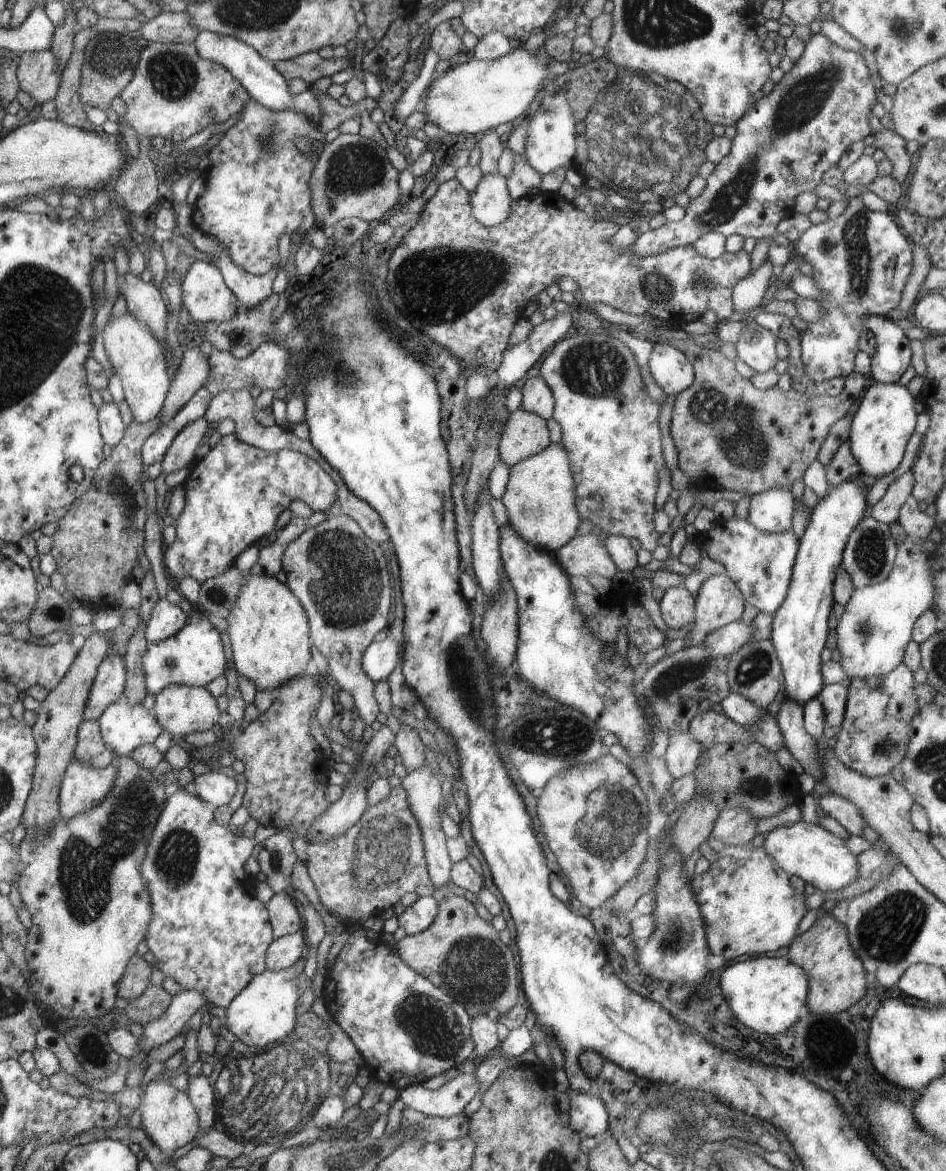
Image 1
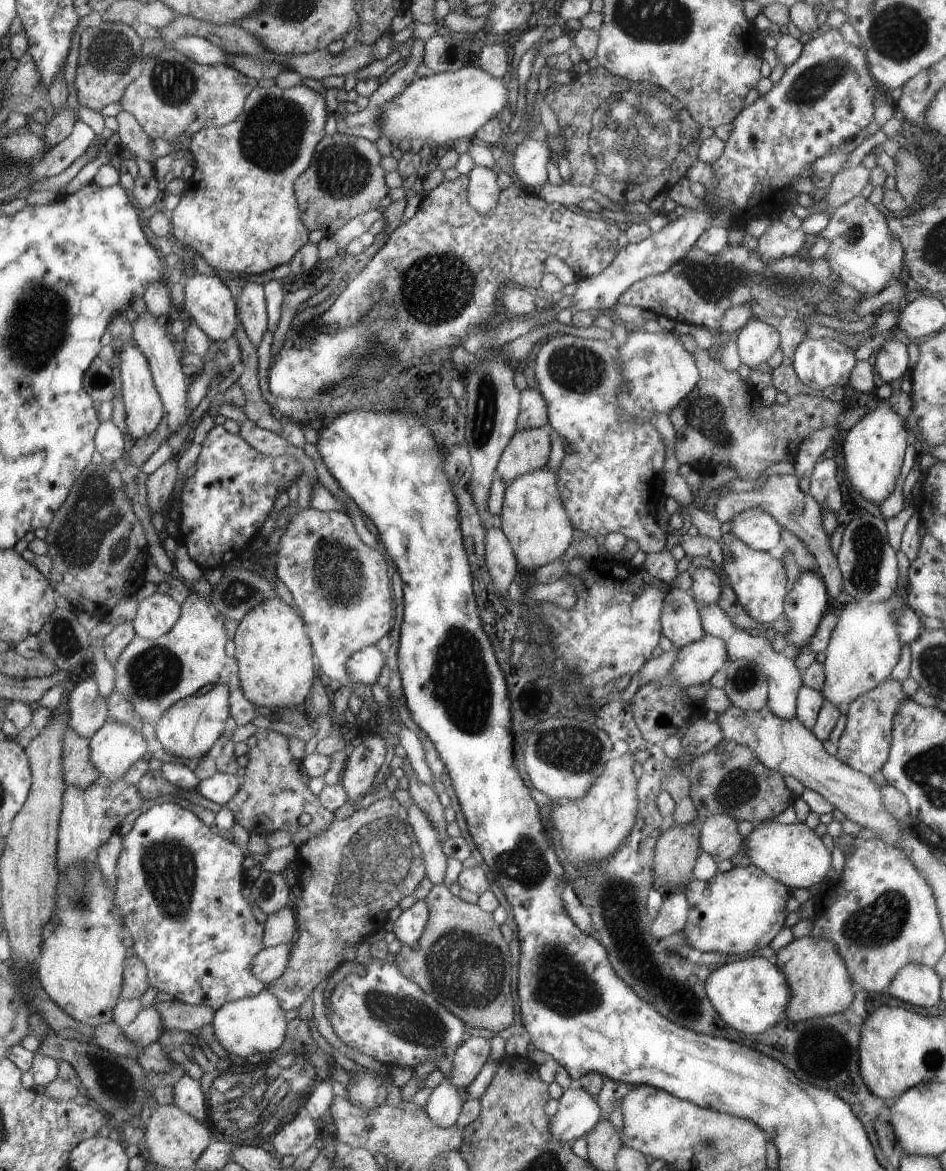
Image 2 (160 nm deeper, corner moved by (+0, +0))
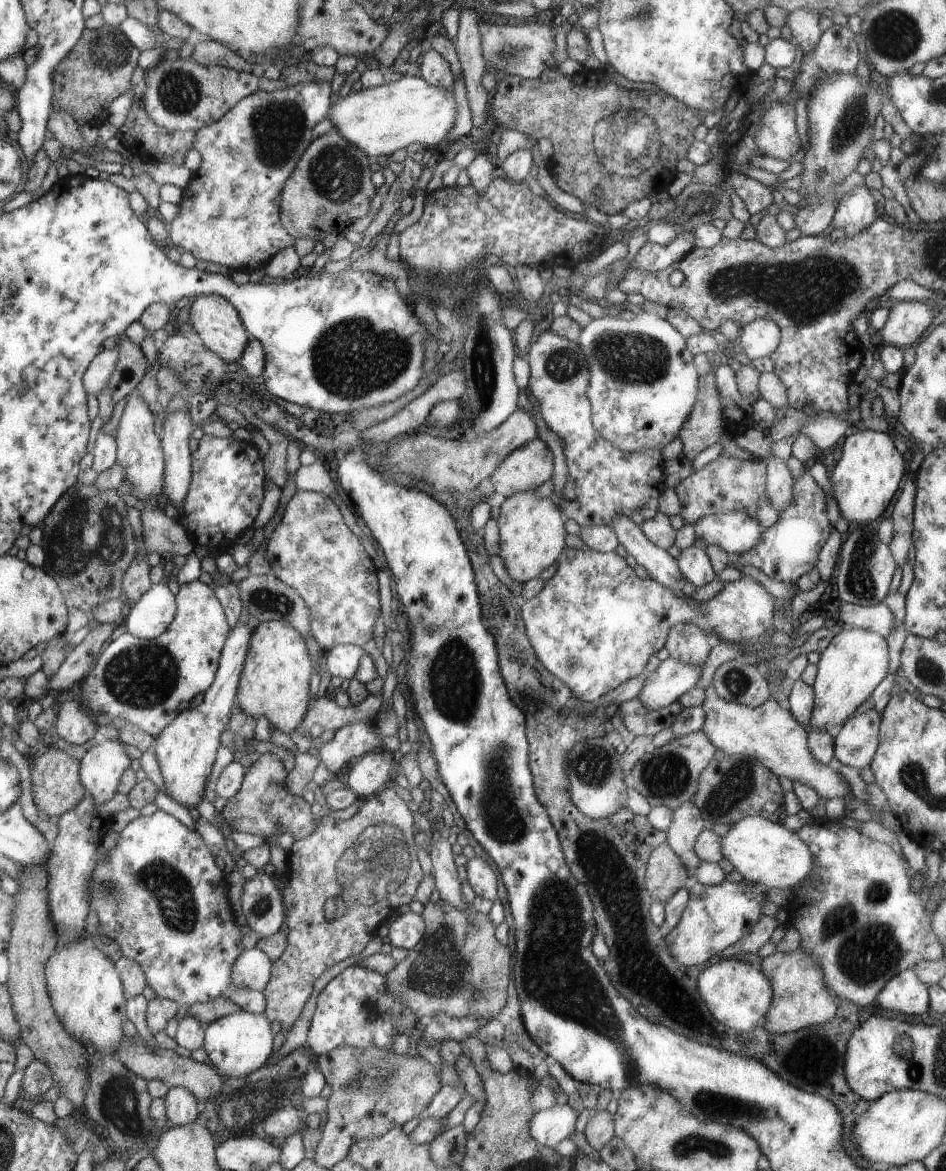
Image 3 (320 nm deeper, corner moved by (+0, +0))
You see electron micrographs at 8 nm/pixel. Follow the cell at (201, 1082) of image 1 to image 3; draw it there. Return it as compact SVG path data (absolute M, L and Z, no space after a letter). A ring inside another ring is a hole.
M170 1087L165 1096L166 1116L172 1125L181 1126L200 1120L201 1107L196 1096L181 1087Z

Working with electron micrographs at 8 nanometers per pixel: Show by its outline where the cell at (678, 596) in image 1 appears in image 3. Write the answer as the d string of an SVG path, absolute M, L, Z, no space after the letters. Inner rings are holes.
M678 622L668 630L668 639L664 646L671 658L686 664L702 664L717 644L716 638L700 630L698 626Z

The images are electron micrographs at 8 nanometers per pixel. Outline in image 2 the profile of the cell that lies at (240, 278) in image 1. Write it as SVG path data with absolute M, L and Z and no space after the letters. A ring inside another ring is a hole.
M252 280L246 281L240 297L237 299L237 310L241 315L244 332L250 342L258 348L262 336L266 334L266 328L268 328L266 298L262 284Z

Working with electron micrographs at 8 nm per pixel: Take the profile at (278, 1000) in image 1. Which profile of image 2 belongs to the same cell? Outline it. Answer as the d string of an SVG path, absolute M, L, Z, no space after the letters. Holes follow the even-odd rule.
M264 989L255 997L246 997L237 1001L230 1001L222 1008L215 1011L213 1021L211 1022L214 1028L215 1039L218 1040L220 1046L229 1054L237 1055L239 1058L248 1058L252 1054L258 1052L272 1052L276 1048L282 1046L284 1042L284 1034L286 1034L286 1018L284 1018L284 1009L278 999Z

